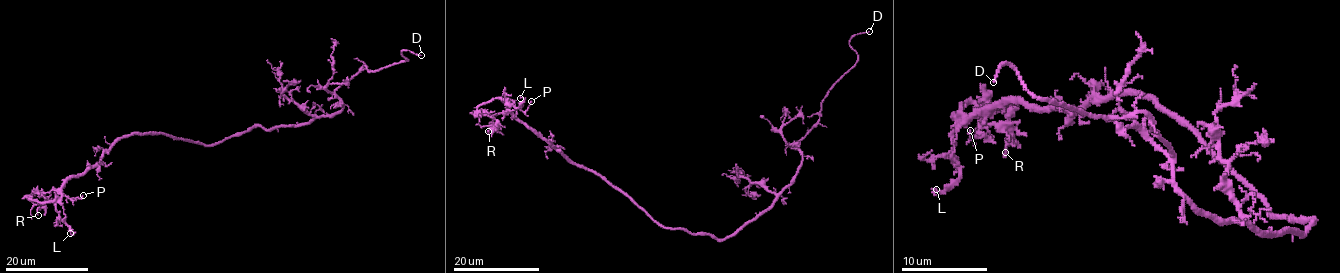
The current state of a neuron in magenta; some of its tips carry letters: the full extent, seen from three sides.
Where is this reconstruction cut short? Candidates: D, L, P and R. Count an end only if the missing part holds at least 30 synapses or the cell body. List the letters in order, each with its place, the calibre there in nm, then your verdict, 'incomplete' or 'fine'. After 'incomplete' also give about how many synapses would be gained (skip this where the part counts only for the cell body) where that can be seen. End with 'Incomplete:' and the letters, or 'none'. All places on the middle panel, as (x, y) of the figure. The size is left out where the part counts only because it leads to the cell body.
D: at (869, 31); 150 nm thick; incomplete
L: at (520, 98); 130 nm thick; fine
P: at (531, 101); 100 nm thick; fine
R: at (488, 131); 160 nm thick; fine
Incomplete: D

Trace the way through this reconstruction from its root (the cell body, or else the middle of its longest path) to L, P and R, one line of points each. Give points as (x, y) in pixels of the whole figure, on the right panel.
L: (1292, 216), (1270, 215), (1198, 132), (1138, 91), (978, 111), (956, 132), (961, 173), (936, 189)
P: (1292, 216), (1270, 215), (1198, 132), (1138, 91), (1076, 108), (1011, 100), (984, 120), (986, 138), (970, 130)
R: (1292, 216), (1270, 215), (1138, 91), (954, 113), (973, 103), (1005, 130), (1005, 152)

